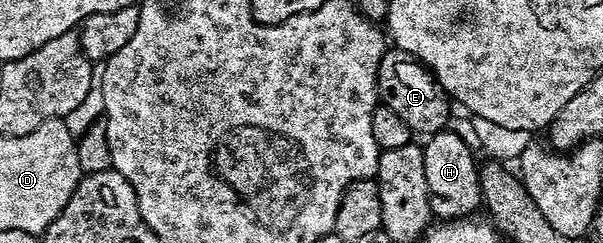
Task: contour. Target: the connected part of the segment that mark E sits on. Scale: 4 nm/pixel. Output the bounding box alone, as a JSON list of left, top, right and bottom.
[377,47,450,135]

